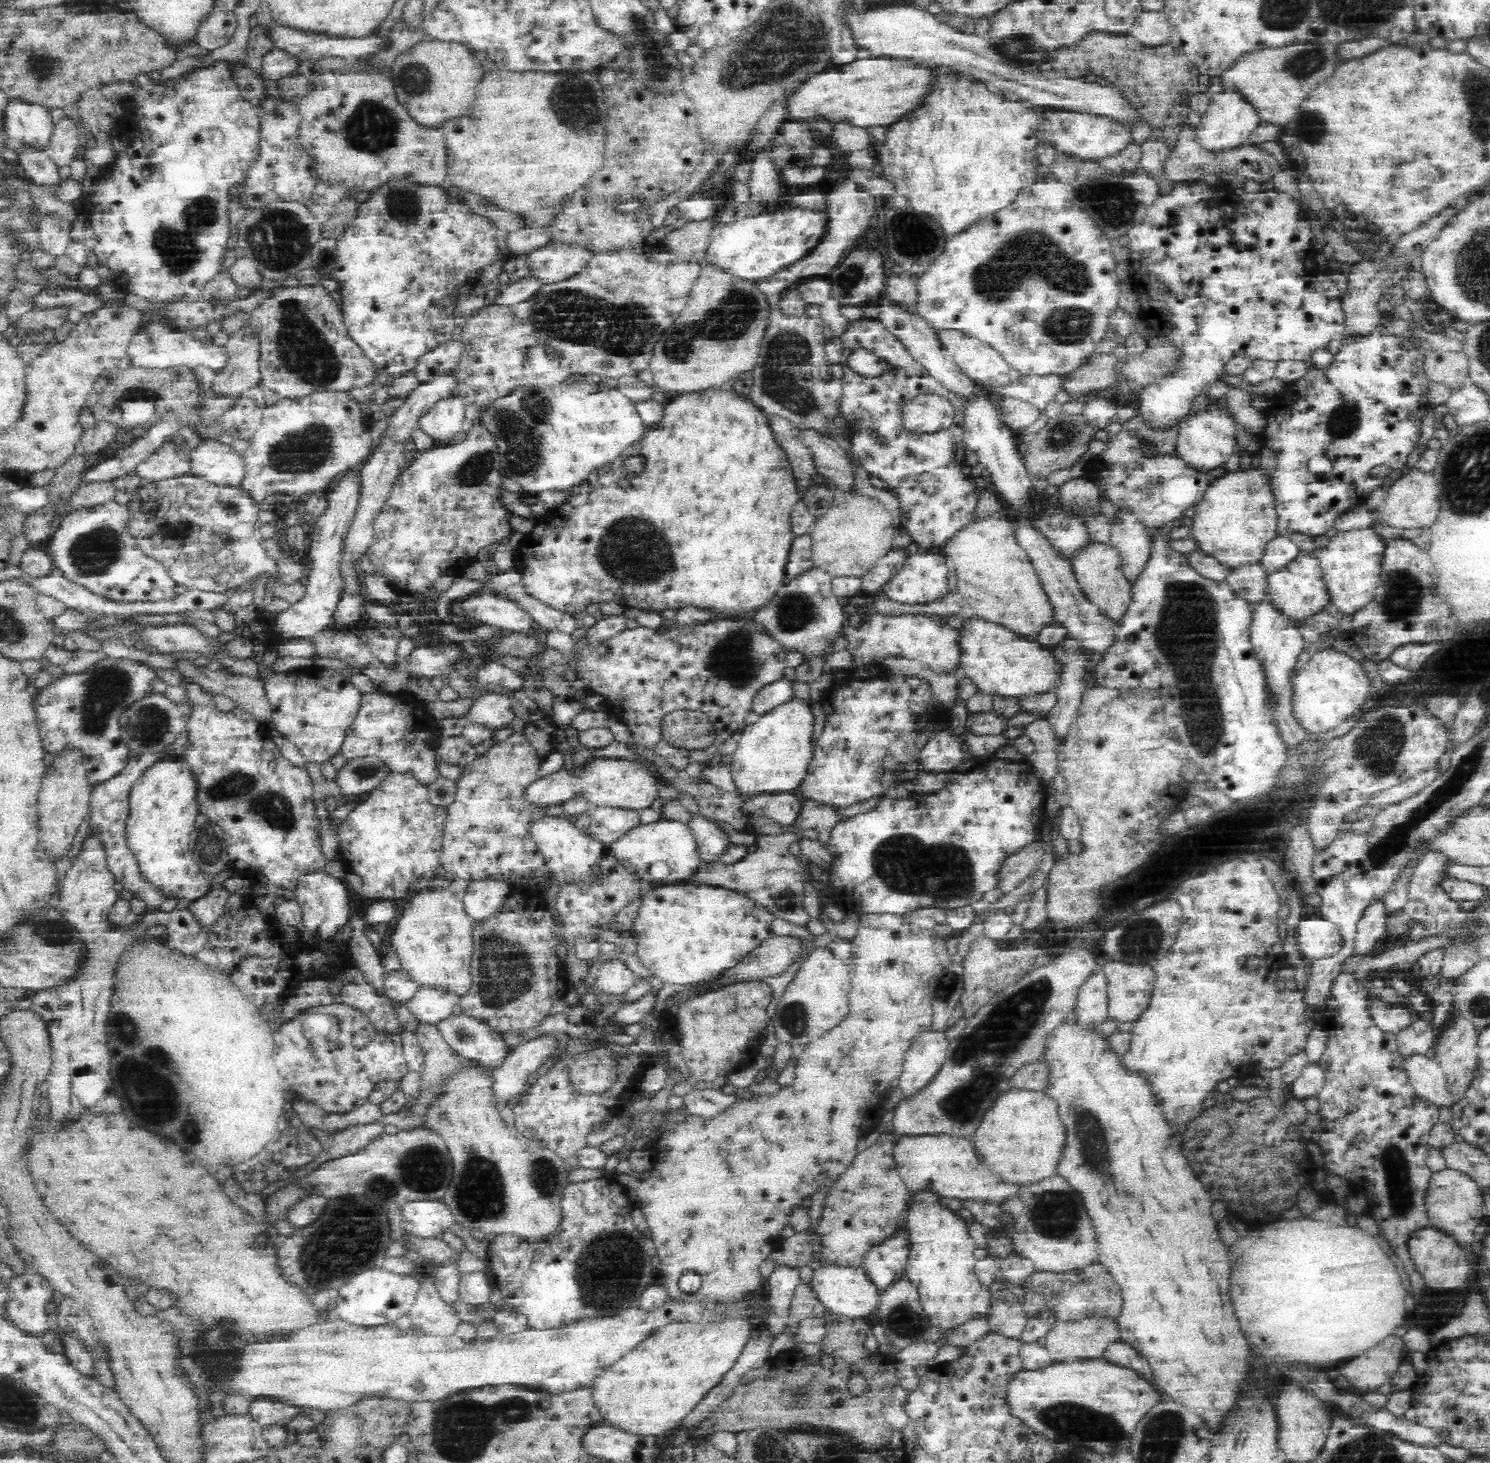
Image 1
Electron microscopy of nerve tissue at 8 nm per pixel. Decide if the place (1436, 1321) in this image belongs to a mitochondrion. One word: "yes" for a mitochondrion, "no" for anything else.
no

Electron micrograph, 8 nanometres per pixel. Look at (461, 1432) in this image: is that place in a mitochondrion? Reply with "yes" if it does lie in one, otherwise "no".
yes

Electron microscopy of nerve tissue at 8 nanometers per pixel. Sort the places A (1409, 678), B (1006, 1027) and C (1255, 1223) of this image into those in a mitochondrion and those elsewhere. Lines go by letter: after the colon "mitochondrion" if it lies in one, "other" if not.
A: other
B: mitochondrion
C: other

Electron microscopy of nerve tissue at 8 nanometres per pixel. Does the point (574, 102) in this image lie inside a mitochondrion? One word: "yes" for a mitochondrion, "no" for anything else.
yes

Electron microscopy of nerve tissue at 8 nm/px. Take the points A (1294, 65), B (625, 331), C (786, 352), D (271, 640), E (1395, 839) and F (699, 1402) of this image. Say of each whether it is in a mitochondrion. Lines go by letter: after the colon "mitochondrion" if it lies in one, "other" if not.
A: mitochondrion
B: mitochondrion
C: mitochondrion
D: other
E: mitochondrion
F: other

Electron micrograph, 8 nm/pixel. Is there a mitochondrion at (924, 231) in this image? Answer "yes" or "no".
yes

